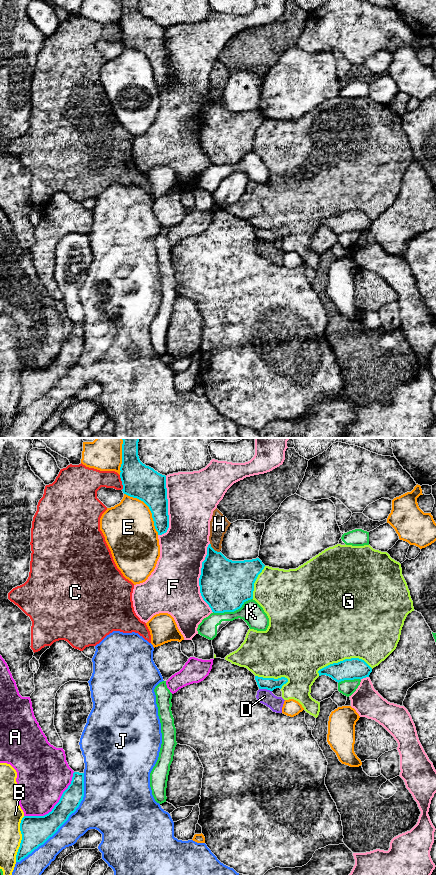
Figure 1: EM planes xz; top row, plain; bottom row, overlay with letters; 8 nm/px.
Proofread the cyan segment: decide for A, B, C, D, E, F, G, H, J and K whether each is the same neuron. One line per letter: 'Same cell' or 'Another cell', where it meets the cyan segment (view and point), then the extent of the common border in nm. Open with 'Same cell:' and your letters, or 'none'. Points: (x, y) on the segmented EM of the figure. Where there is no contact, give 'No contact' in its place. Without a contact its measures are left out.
Same cell: none
A: Another cell. Touches cyan at xz (55, 805). Shared border 550 nm
B: Another cell. Touches cyan at xz (22, 839). Shared border 380 nm
C: Another cell. Touches cyan at xz (122, 482). Shared border 120 nm
D: Another cell. Touches cyan at xz (265, 688). Shared border 110 nm
E: Another cell. Touches cyan at xz (149, 508). Shared border 440 nm
F: Another cell. Touches cyan at xz (199, 578). Shared border 550 nm
G: Another cell. Touches cyan at xz (345, 659). Shared border 440 nm
H: Another cell. Touches cyan at xz (213, 549). Shared border 110 nm
J: Another cell. Touches cyan at xz (65, 821). Shared border 900 nm
K: Another cell. Touches cyan at xz (232, 611). Shared border 340 nm

